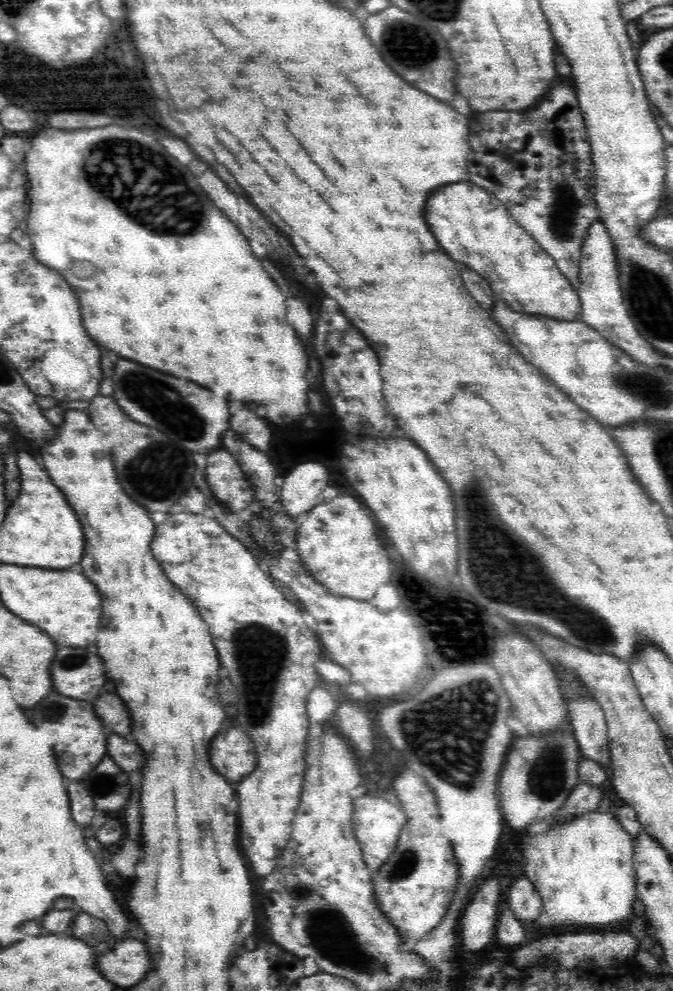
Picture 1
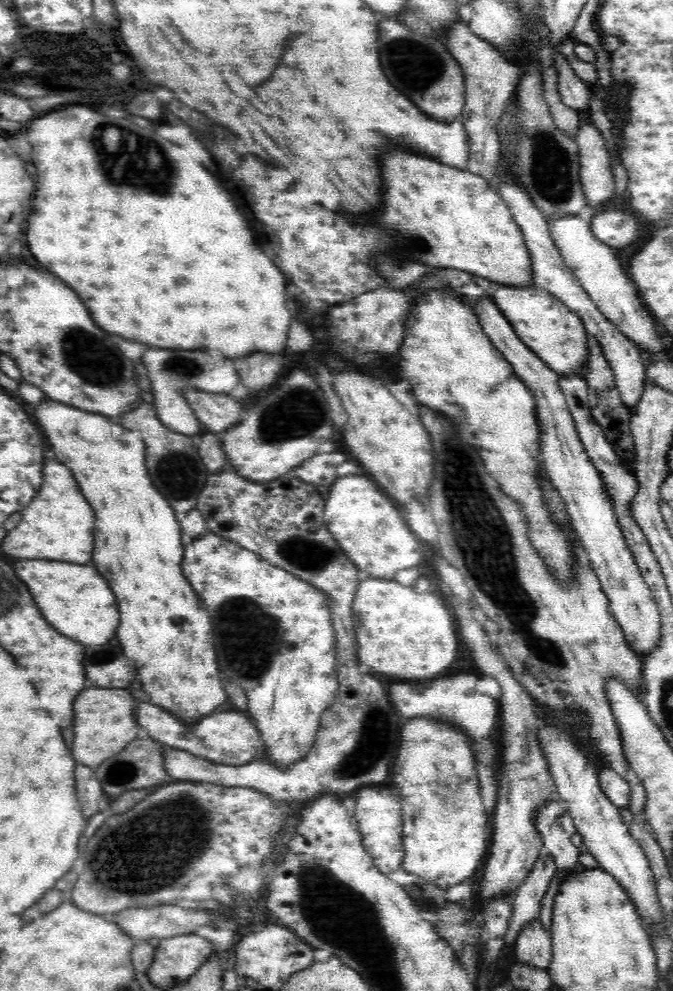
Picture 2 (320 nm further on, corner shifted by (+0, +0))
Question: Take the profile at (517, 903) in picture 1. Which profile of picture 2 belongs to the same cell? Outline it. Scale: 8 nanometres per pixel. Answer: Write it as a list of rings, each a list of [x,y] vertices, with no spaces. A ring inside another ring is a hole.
[[[532,917],[522,929],[519,930],[515,942],[515,960],[521,964],[547,970],[552,953],[552,942],[549,931],[538,922],[538,917]]]

